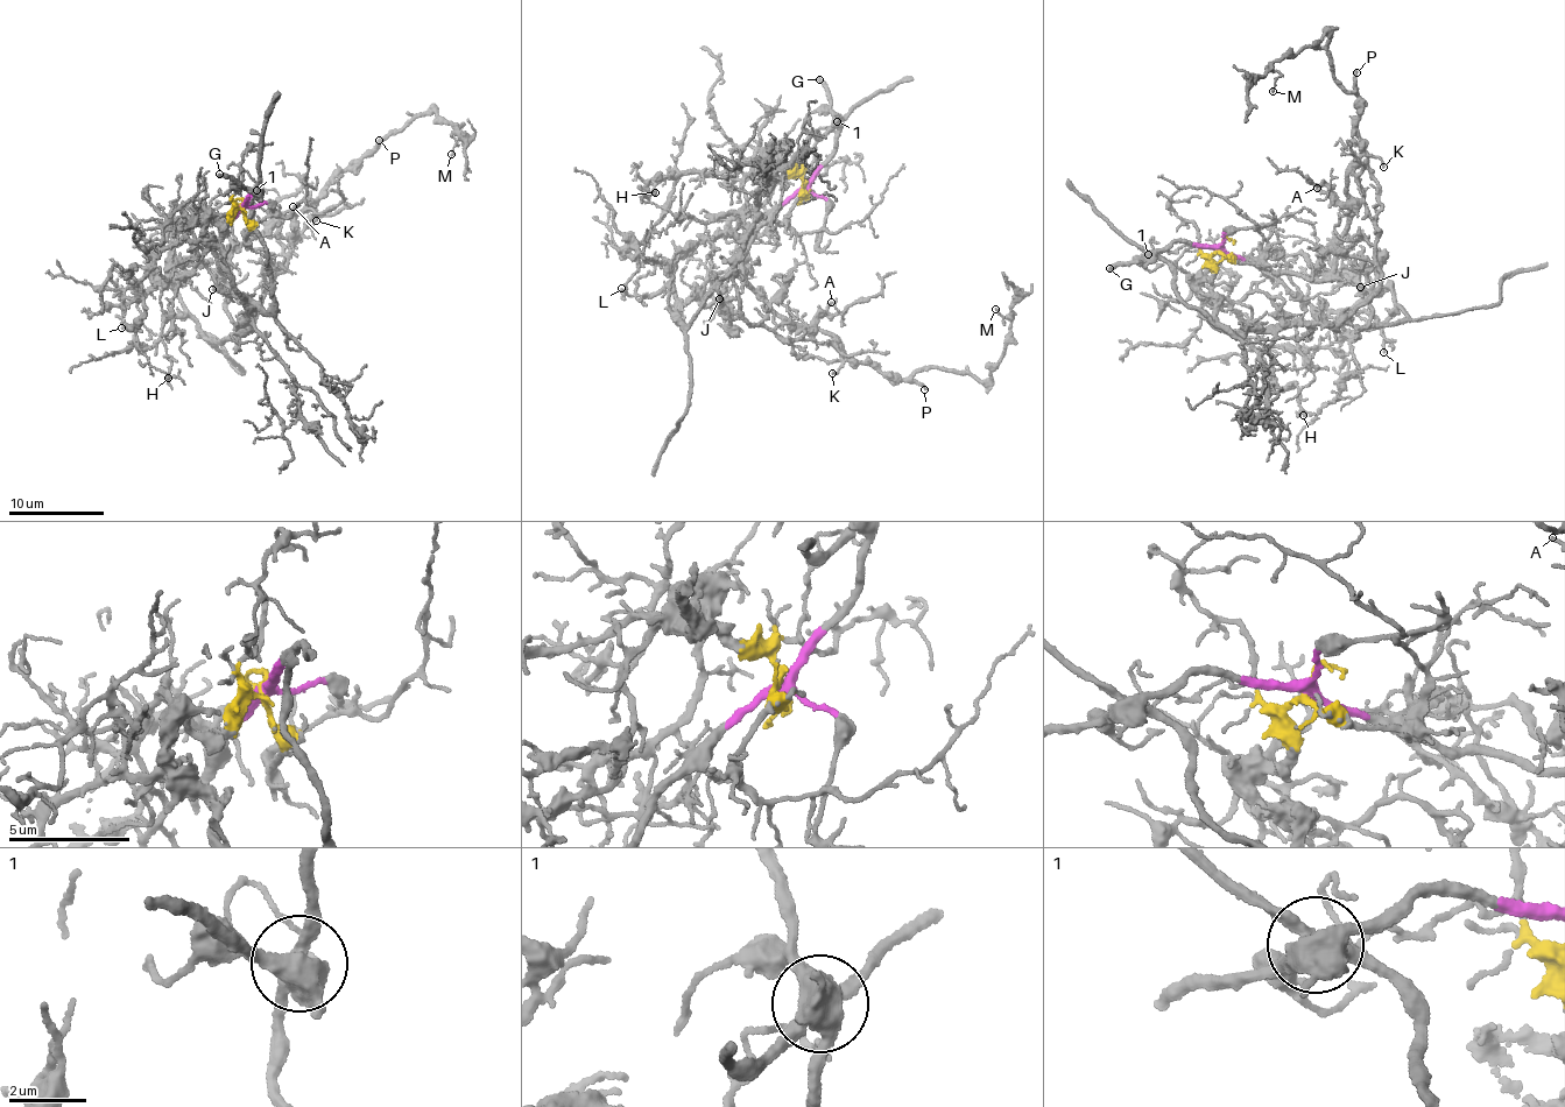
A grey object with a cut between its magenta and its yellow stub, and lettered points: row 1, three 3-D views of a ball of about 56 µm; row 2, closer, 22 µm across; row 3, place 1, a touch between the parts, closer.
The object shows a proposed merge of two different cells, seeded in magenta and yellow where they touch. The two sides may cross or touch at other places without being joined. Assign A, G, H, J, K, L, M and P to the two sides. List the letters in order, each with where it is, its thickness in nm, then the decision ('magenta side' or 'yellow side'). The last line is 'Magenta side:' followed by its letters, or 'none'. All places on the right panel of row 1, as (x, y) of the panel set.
A: place (1317, 188); calibre 170 nm; yellow side
G: place (1109, 268); calibre 300 nm; magenta side
H: place (1303, 415); calibre 130 nm; yellow side
J: place (1360, 287); calibre 160 nm; yellow side
K: place (1383, 167); calibre 150 nm; magenta side
L: place (1383, 352); calibre 150 nm; yellow side
M: place (1273, 91); calibre 120 nm; magenta side
P: place (1356, 72); calibre 190 nm; magenta side
Magenta side: G, K, M, P

